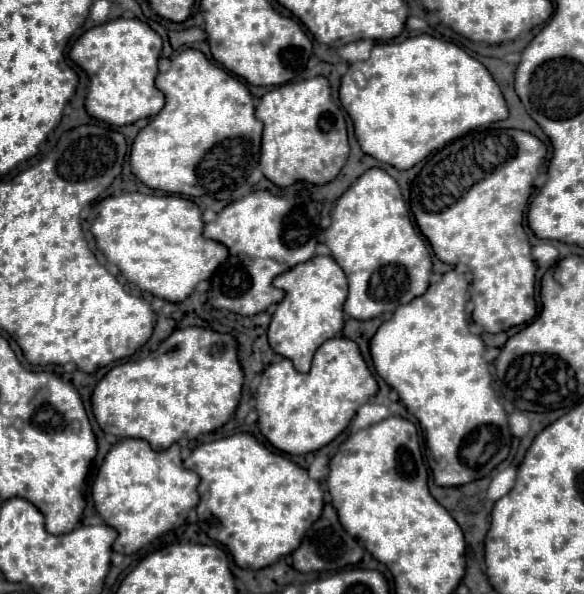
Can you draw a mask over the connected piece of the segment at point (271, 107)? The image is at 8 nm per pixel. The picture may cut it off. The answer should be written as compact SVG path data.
M325 77L275 87L259 99L255 117L263 121L259 169L281 189L297 181L327 185L339 175L349 157L345 113L331 101L331 89Z

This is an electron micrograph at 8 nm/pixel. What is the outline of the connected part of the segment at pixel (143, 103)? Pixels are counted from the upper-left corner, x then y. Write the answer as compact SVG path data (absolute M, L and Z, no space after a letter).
M115 19L107 21L103 25L97 25L89 31L85 31L75 45L69 51L69 57L73 63L77 63L89 77L89 91L85 97L85 109L91 117L105 121L109 125L121 127L129 125L137 119L145 119L151 115L157 115L163 109L163 93L155 87L155 75L157 75L157 61L161 55L161 37L149 29L149 25L137 21L137 19Z

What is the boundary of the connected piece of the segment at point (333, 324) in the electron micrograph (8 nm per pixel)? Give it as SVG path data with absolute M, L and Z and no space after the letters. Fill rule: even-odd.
M311 257L309 261L277 275L273 285L283 289L285 297L271 317L267 331L269 345L281 357L291 359L297 371L307 373L317 347L339 335L343 329L343 301L347 297L345 273L333 257Z

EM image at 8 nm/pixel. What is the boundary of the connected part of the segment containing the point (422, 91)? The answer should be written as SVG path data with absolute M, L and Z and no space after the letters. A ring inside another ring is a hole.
M431 35L409 37L403 43L373 43L375 47L367 61L348 63L348 71L341 77L339 101L353 119L361 151L377 161L389 163L400 171L411 169L453 139L507 117L505 99L489 71L457 45Z

